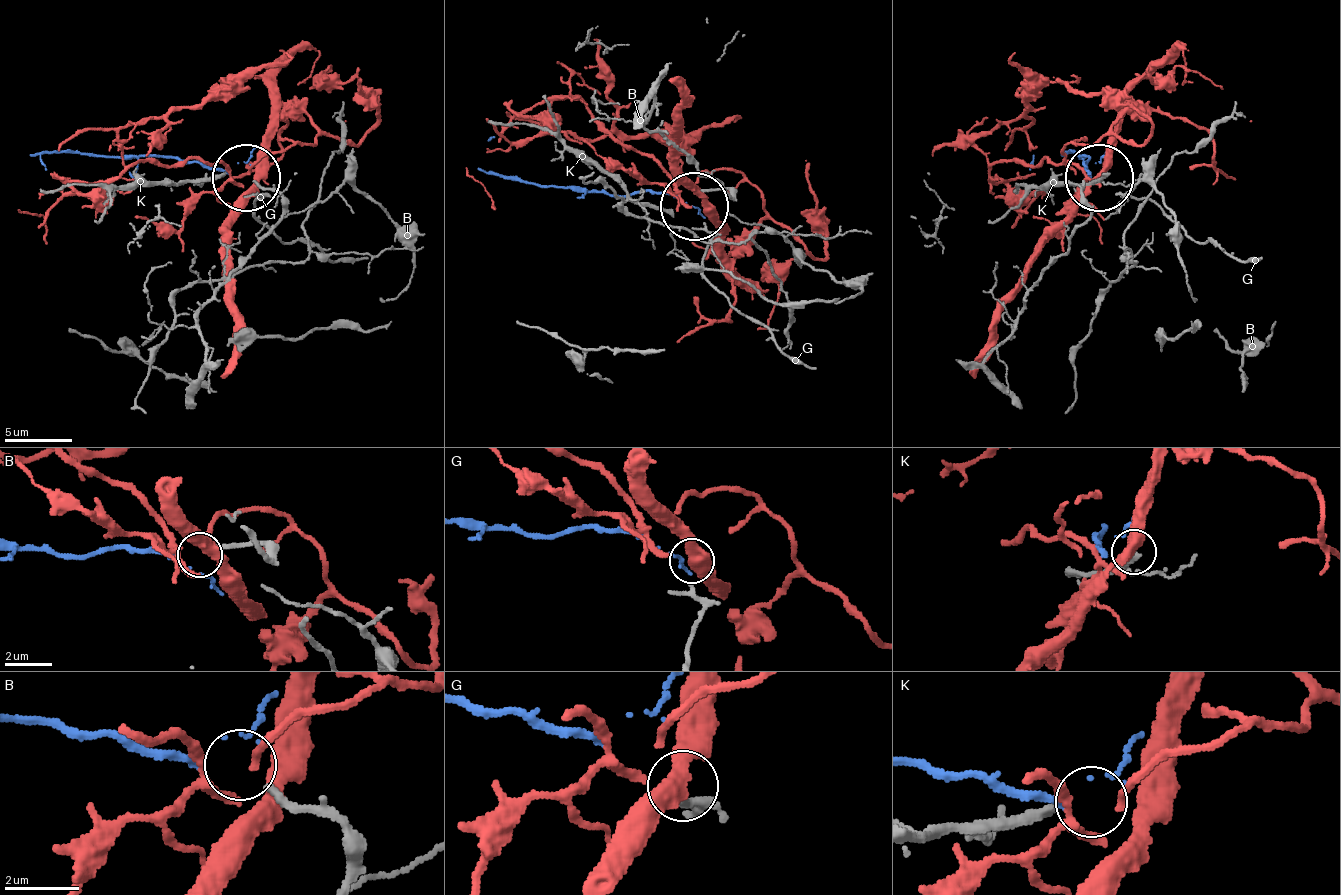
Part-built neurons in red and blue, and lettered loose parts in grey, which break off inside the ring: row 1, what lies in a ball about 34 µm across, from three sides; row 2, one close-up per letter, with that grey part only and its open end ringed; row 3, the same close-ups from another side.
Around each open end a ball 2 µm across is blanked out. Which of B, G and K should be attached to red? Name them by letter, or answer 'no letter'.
G

